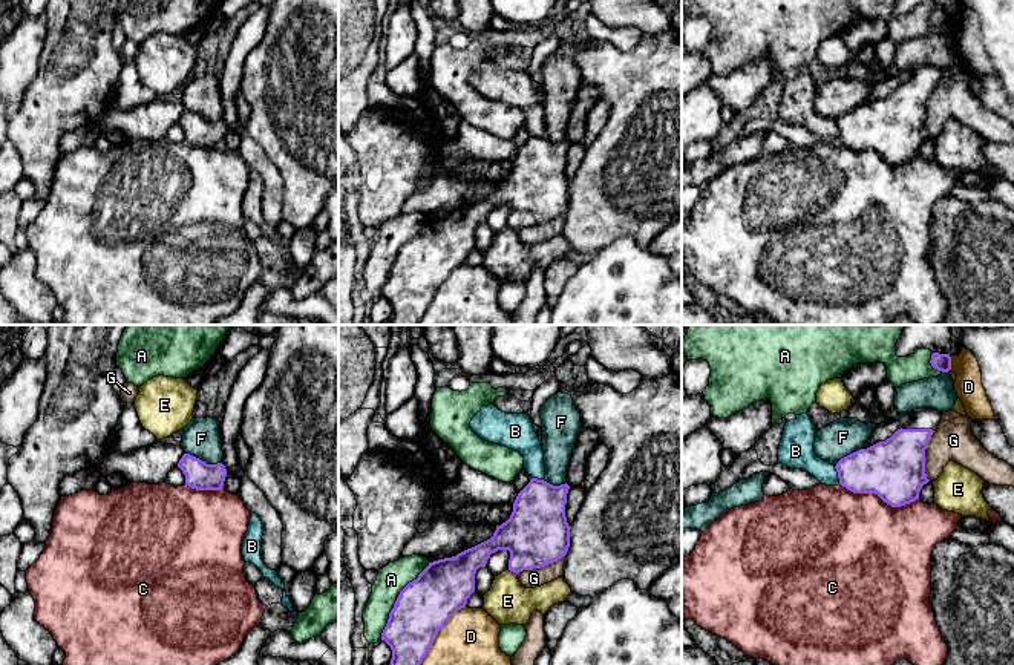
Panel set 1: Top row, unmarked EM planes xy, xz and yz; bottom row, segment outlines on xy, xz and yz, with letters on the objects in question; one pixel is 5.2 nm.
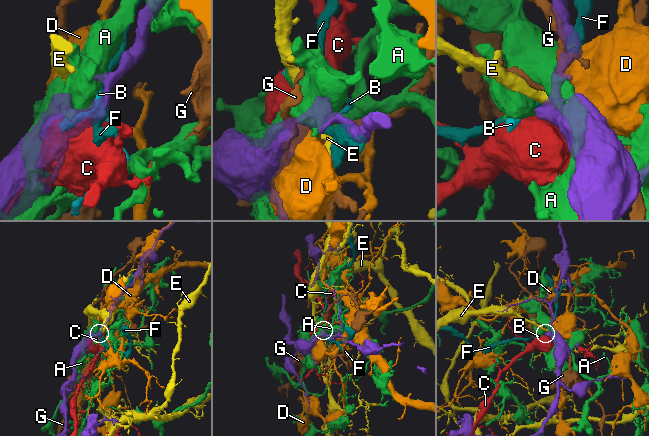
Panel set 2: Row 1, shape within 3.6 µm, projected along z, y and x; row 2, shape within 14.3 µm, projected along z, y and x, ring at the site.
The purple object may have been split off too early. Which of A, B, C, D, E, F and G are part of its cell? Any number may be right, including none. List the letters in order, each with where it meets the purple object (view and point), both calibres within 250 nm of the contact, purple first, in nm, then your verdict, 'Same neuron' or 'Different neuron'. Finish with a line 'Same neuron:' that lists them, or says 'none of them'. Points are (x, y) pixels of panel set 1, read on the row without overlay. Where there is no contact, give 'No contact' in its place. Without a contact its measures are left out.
A: Touches purple at xz (397, 256). Thickness 280 nm (purple) against 150 nm. Different neuron
B: Touches purple at yz (838, 132). Thickness 280 nm (purple) against 180 nm. Different neuron
C: Touches purple at yz (879, 153). Thickness 320 nm (purple) against 480 nm. Different neuron
D: Touches purple at xz (435, 293). Thickness 280 nm (purple) against 420 nm. Different neuron
E: Touches purple at xz (513, 229). Thickness 340 nm (purple) against 220 nm. Different neuron
F: Touches purple at xy (204, 118). Thickness 150 nm (purple) against 200 nm. Different neuron
G: Touches purple at yz (924, 112). Thickness 320 nm (purple) against 220 nm. Different neuron
Same neuron: none of them

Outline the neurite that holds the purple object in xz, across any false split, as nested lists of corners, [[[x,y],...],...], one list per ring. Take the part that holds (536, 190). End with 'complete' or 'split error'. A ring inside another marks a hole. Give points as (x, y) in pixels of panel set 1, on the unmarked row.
[[[532,135],[518,150],[510,175],[493,193],[456,213],[429,219],[398,251],[381,290],[392,306],[392,325],[418,325],[438,288],[475,248],[475,230],[498,207],[509,207],[509,227],[541,225],[570,204],[565,173],[570,142]]] | complete

